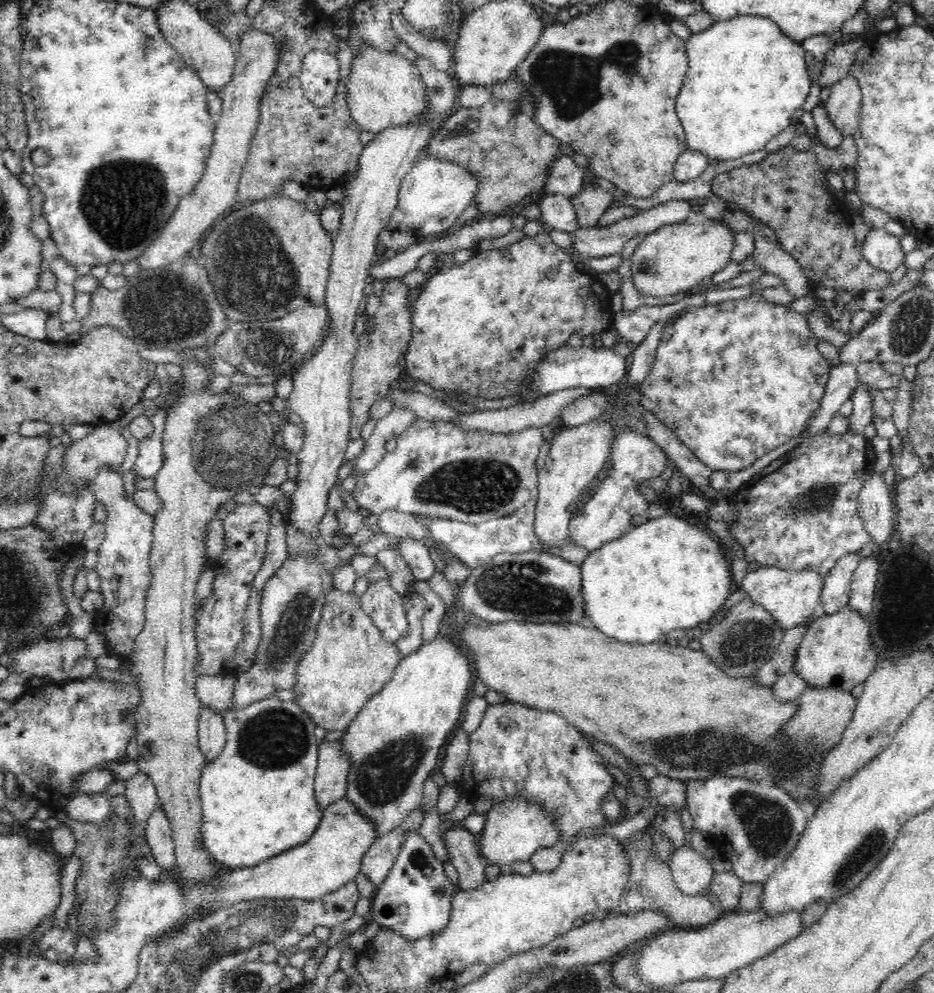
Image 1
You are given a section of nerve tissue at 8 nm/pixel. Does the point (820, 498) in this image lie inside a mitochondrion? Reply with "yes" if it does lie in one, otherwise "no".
yes

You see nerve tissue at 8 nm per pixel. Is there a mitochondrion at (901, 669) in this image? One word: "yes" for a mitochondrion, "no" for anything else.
no

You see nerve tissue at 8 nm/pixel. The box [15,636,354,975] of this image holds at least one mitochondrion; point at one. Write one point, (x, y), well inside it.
(274, 738)

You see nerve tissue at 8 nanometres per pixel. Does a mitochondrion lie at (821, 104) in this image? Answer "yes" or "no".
no

